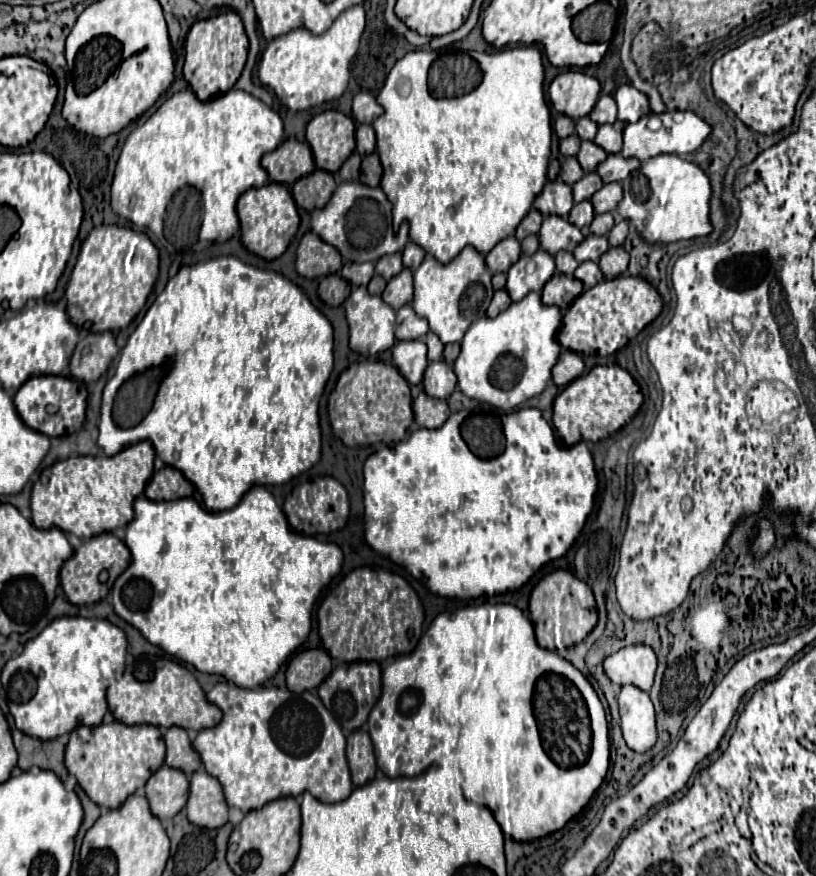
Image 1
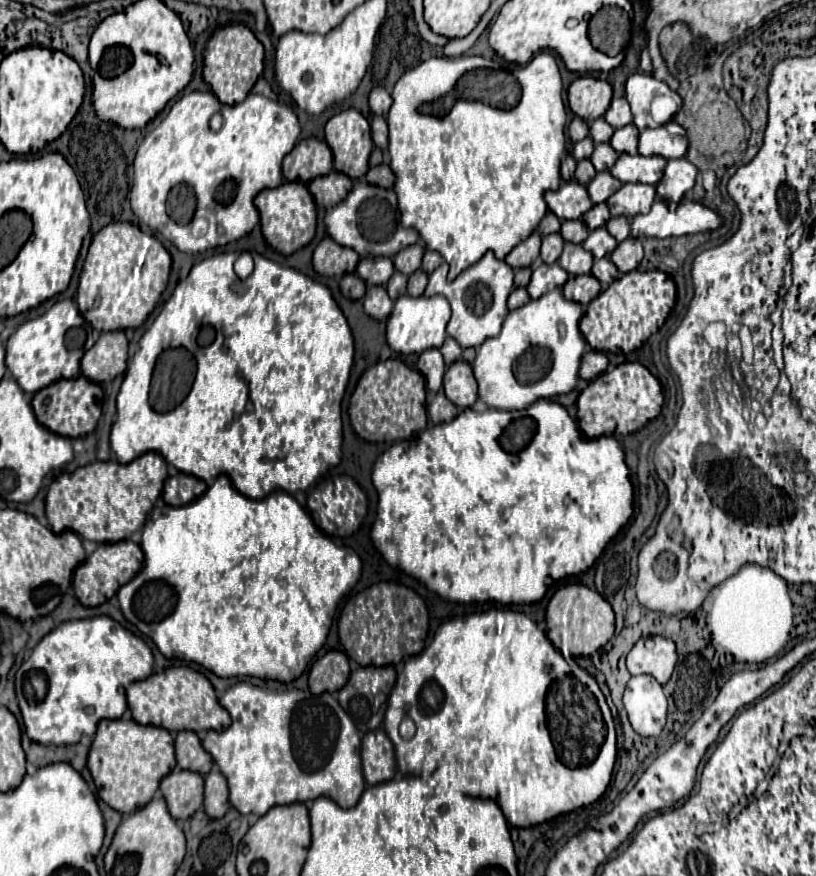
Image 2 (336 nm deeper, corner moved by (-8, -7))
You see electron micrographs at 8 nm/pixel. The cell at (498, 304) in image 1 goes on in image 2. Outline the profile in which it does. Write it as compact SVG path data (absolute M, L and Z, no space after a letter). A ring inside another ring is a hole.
M514 288L512 294L508 296L508 308L510 310L516 310L516 308L524 306L526 302L530 302L530 296L528 296L526 288Z

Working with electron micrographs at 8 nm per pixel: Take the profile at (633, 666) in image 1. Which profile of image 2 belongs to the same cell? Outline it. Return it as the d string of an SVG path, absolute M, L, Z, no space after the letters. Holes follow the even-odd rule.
M664 636L640 638L626 656L630 674L650 674L660 684L666 684L678 662L676 644Z

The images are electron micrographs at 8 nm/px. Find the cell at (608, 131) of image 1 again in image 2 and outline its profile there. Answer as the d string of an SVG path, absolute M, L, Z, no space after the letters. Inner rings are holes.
M628 124L624 128L618 128L610 140L612 148L620 154L638 154L638 130L634 124Z

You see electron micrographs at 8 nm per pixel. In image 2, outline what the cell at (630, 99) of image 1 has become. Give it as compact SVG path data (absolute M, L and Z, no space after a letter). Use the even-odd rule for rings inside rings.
M632 74L626 80L626 100L632 106L632 114L634 114L634 124L638 126L638 130L648 128L648 120L650 120L650 102L656 96L672 96L678 100L676 92L672 92L668 88L666 82L656 80L650 74Z

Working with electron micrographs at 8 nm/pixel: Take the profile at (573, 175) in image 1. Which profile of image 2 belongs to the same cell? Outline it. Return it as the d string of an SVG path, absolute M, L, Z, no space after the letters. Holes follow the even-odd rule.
M580 160L578 168L576 168L576 180L586 186L594 176L596 176L596 170L594 170L592 162L590 160Z

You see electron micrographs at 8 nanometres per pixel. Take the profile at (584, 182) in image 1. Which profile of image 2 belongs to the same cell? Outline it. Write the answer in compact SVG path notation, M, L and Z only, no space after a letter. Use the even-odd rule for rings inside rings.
M598 172L586 188L588 188L588 194L590 194L592 202L600 204L600 202L606 202L616 190L620 190L622 182L616 180L610 172Z

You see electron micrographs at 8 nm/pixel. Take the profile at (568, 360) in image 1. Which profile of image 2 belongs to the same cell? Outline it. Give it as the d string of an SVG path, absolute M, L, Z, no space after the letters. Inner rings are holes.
M590 350L584 354L582 358L582 366L580 366L580 378L582 380L594 380L596 376L600 376L604 370L608 368L608 358L604 352L598 350Z

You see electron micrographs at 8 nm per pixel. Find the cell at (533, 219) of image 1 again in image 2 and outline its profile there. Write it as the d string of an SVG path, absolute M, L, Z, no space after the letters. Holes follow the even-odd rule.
M548 212L548 214L542 218L542 222L540 222L540 226L538 226L538 232L540 232L542 236L548 236L548 234L552 234L552 232L558 232L560 226L562 226L562 222L556 218L556 214Z

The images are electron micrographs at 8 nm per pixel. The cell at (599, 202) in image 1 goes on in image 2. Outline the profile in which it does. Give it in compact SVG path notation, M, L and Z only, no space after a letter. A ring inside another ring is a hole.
M624 184L612 198L608 198L612 216L634 218L636 214L646 214L656 200L656 186L650 184Z

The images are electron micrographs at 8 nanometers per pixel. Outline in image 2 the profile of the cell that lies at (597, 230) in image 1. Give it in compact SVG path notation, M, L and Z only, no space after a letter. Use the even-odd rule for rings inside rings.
M624 216L610 218L610 220L606 222L606 230L608 230L618 242L622 242L622 240L626 240L626 238L630 236L630 220L624 218Z

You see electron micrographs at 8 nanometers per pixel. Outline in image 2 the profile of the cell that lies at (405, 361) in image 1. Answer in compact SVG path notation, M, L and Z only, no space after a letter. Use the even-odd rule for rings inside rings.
M424 350L424 354L420 354L416 366L424 374L428 390L438 392L442 388L442 376L444 376L444 370L446 370L440 350Z

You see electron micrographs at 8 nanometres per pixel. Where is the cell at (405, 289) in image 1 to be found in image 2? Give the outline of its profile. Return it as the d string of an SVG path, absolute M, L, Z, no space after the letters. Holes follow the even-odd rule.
M416 270L416 272L408 278L408 294L410 294L410 296L422 296L426 284L428 284L428 274L426 274L424 270Z

